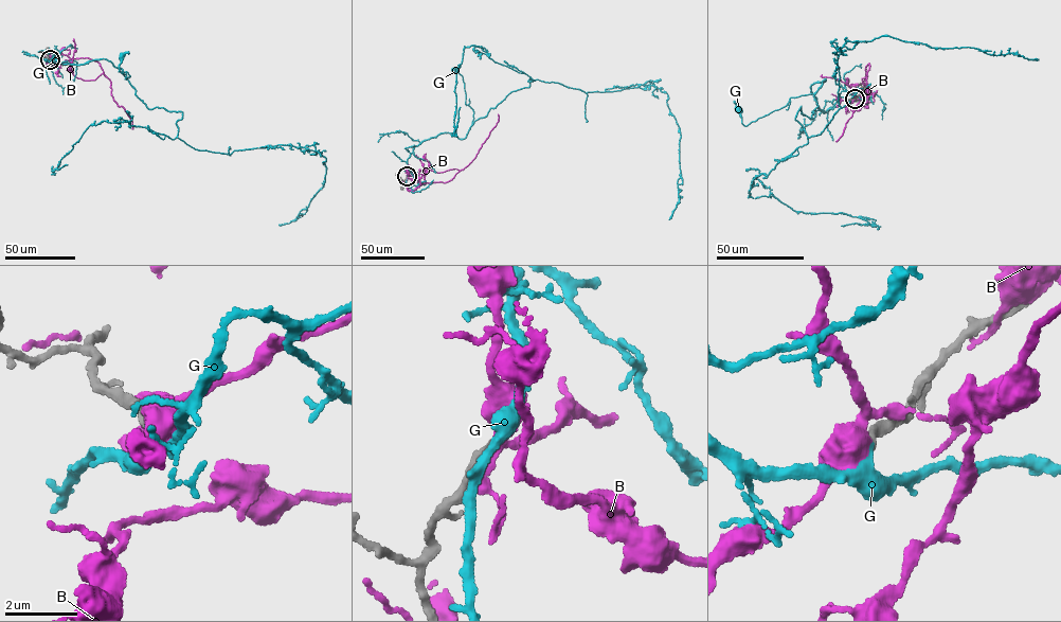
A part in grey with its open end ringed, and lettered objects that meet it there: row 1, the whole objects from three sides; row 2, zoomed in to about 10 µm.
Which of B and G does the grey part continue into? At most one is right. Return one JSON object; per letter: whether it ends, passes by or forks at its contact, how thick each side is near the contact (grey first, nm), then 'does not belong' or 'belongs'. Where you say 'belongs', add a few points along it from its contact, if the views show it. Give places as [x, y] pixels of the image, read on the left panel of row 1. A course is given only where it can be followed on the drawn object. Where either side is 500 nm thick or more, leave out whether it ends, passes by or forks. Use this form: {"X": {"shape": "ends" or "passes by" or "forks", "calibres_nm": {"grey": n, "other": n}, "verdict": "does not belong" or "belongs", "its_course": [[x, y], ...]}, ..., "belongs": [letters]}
{"B": {"shape": "forks", "calibres_nm": {"grey": 200, "other": 420}, "verdict": "does not belong"}, "G": {"shape": "ends", "calibres_nm": {"grey": 200, "other": 200}, "verdict": "belongs", "its_course": [[50, 59], [54, 54], [59, 63], [77, 65], [104, 58], [128, 77], [127, 72], [119, 71], [122, 55]]}, "belongs": ["G"]}

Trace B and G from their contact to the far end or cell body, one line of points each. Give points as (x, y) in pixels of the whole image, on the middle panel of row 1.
B: (407, 176), (423, 175), (426, 181), (431, 183), (450, 180), (473, 159), (499, 120), (498, 113)
G: (407, 176), (415, 146), (444, 132), (463, 139), (471, 124), (463, 78), (453, 69)

